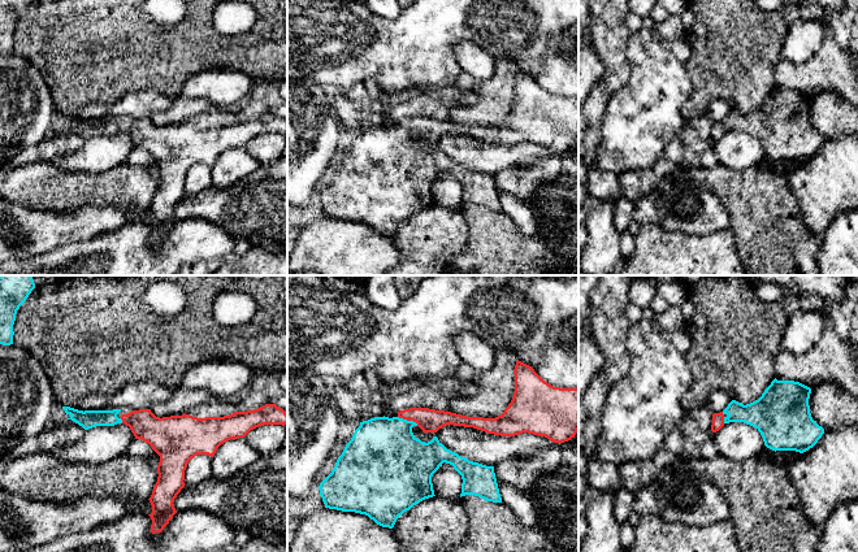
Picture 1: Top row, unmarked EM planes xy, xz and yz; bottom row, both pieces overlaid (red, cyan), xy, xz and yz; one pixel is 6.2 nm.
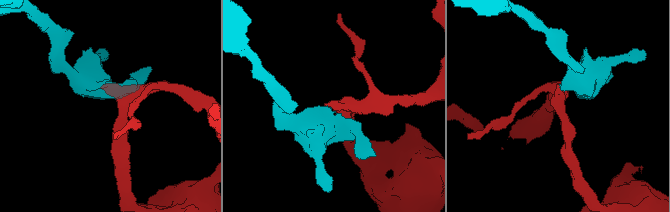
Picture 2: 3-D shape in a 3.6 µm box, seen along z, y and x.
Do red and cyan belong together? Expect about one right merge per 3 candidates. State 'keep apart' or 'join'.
join

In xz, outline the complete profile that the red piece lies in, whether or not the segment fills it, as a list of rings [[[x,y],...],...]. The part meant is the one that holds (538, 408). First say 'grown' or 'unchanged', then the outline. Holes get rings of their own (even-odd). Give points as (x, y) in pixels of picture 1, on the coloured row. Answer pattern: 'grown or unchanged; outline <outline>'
grown; outline [[[516,361],[515,369],[515,392],[511,403],[504,412],[495,418],[467,417],[451,412],[436,410],[429,408],[410,408],[398,412],[396,417],[374,417],[360,422],[351,440],[346,444],[342,455],[338,457],[332,473],[320,483],[318,490],[325,504],[325,508],[342,512],[355,512],[368,516],[377,525],[393,529],[396,520],[413,505],[420,501],[433,497],[434,490],[432,483],[433,474],[439,466],[446,462],[462,475],[462,496],[474,495],[486,501],[502,503],[494,466],[486,466],[478,462],[469,461],[465,457],[447,449],[437,436],[425,443],[417,439],[412,427],[419,426],[424,433],[437,433],[447,425],[473,427],[488,434],[500,436],[515,436],[523,433],[545,436],[554,443],[564,443],[575,438],[578,431],[578,388],[560,388],[545,382],[532,366]]]

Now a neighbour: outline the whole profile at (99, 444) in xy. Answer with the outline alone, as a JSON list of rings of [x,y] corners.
[[[125,423],[96,426],[86,430],[75,443],[60,447],[55,455],[69,462],[104,464],[126,455],[134,439],[134,434]]]

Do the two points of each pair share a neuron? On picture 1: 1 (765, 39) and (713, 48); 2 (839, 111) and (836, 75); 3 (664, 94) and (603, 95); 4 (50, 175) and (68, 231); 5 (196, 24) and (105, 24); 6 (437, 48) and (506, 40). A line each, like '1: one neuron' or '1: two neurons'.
1: one neuron
2: two neurons
3: two neurons
4: two neurons
5: one neuron
6: one neuron

